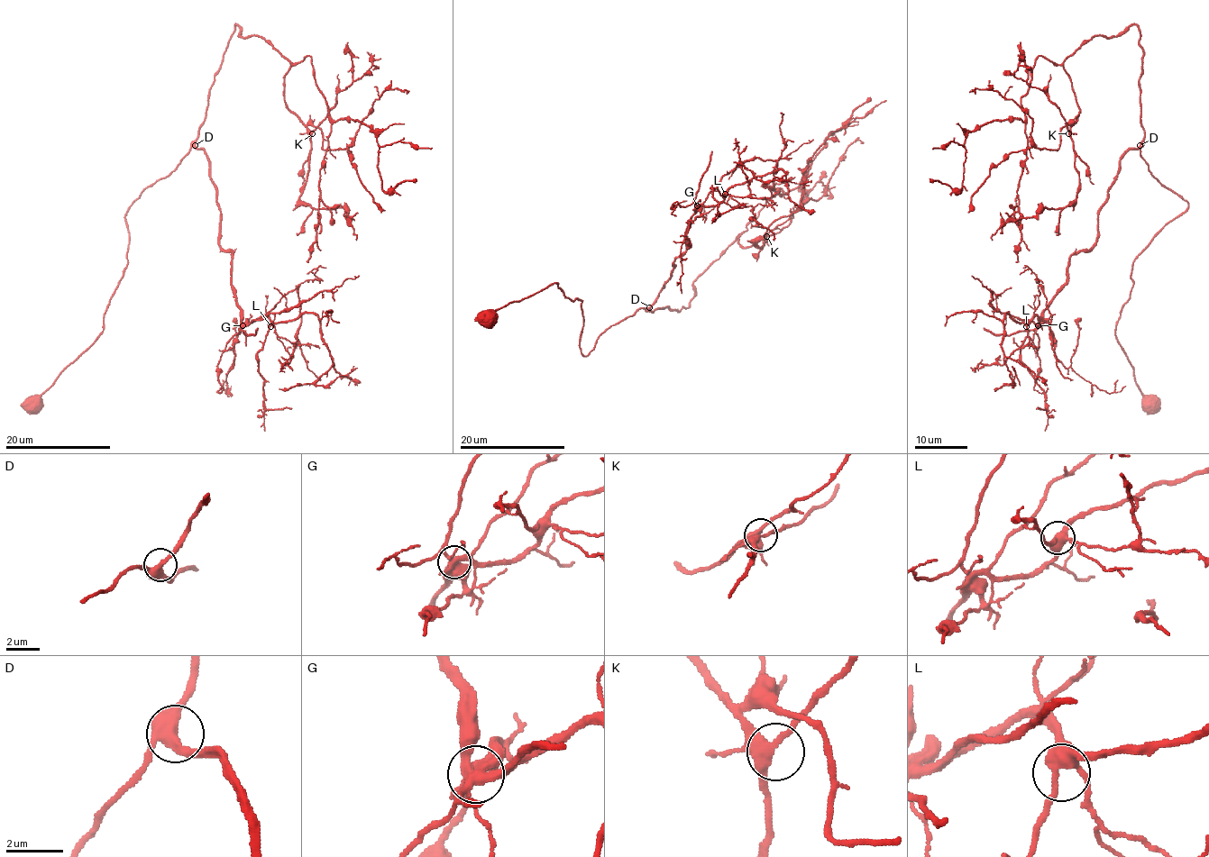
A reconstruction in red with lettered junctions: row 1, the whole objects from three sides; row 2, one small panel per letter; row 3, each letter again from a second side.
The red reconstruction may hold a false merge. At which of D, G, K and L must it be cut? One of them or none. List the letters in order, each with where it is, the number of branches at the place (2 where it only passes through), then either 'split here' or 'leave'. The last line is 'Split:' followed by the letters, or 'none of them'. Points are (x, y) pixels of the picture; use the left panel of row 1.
D: at (195, 145); 3 branches meet; leave
G: at (242, 325); 7 branches meet; leave
K: at (312, 133); 4 branches meet; leave
L: at (270, 326); 4 branches meet; leave
Split: none of them

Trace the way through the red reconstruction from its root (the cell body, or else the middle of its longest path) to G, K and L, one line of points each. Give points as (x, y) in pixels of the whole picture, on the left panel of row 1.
G: (32, 403), (103, 330), (127, 262), (127, 208), (192, 147), (209, 161), (242, 324)
K: (32, 403), (101, 332), (127, 262), (126, 211), (189, 150), (235, 25), (290, 63), (285, 103), (312, 133)
L: (32, 403), (103, 330), (127, 262), (127, 208), (192, 147), (209, 161), (235, 306), (270, 326)

